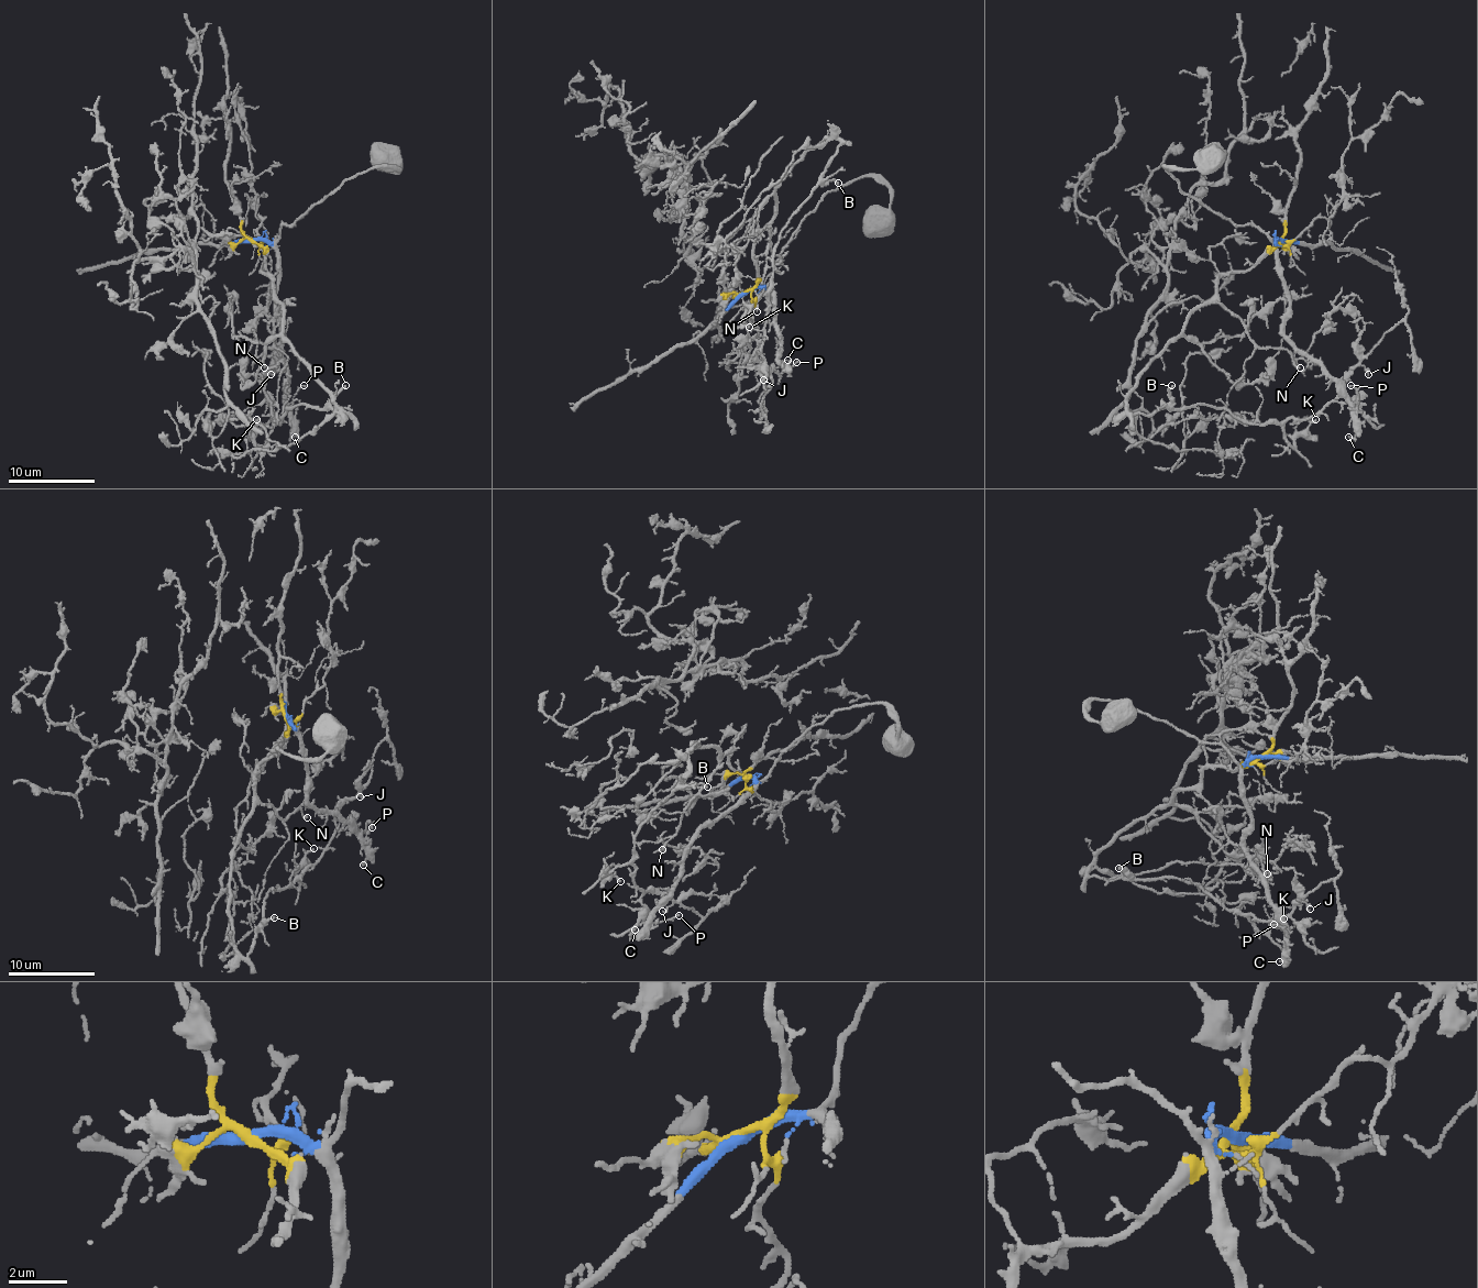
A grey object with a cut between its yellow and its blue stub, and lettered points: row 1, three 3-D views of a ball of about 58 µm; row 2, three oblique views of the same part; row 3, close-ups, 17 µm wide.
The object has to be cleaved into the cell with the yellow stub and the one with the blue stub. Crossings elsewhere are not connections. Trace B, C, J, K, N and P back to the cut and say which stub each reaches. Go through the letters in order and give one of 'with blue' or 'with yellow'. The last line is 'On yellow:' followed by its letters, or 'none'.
B: with yellow
C: with blue
J: with yellow
K: with yellow
N: with yellow
P: with blue
On yellow: B, J, K, N

